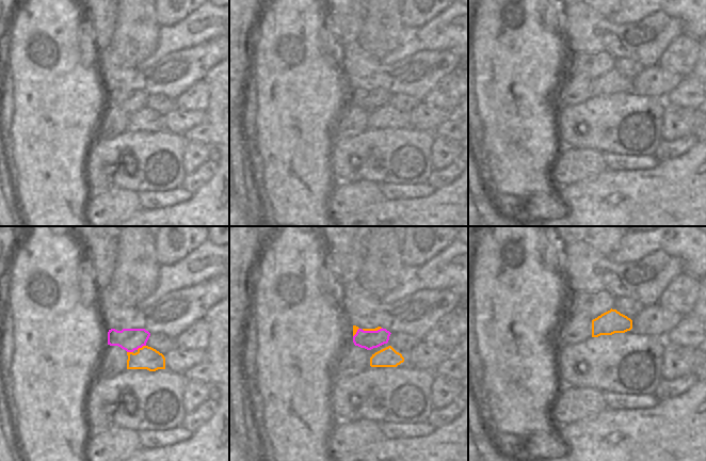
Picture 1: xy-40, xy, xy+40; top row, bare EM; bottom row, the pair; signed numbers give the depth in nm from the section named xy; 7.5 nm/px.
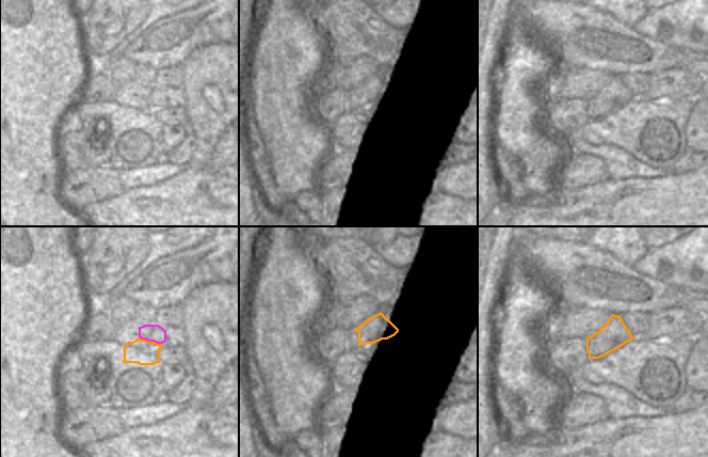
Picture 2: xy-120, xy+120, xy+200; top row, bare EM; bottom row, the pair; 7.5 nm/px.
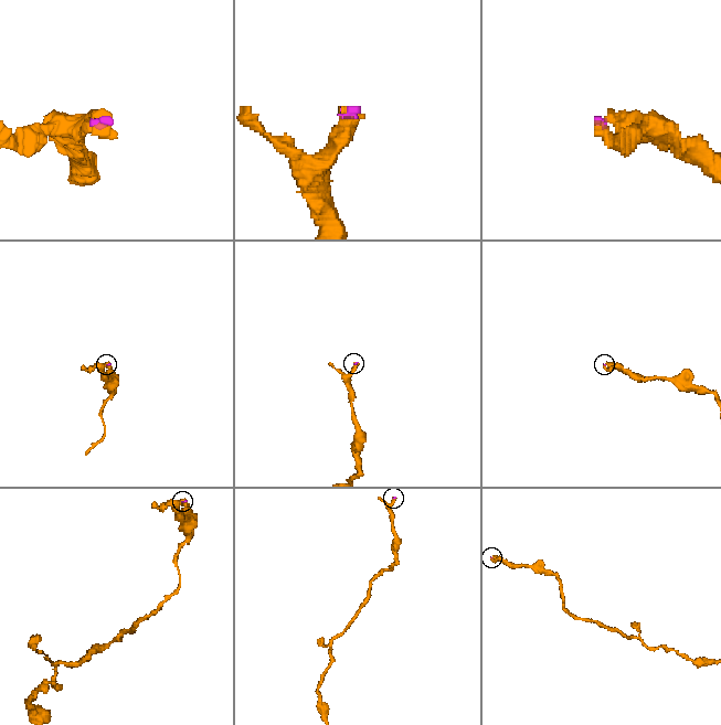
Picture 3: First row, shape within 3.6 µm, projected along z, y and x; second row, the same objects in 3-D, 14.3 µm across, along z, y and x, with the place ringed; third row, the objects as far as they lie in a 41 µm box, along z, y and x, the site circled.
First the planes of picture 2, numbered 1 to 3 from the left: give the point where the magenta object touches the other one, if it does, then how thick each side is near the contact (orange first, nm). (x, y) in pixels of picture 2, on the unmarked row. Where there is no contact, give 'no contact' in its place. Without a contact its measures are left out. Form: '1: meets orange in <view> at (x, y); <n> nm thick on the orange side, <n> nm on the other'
1: meets orange in xy-120 at (150, 103); 190 nm thick on the orange side, 130 nm on the other
2: no contact
3: no contact

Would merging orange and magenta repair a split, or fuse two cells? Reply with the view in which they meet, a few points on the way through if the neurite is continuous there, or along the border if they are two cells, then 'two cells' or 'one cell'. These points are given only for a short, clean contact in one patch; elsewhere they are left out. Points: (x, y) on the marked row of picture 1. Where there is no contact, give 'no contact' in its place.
xy-40 | along xy-40 (145, 345), (137, 349) | two cells

